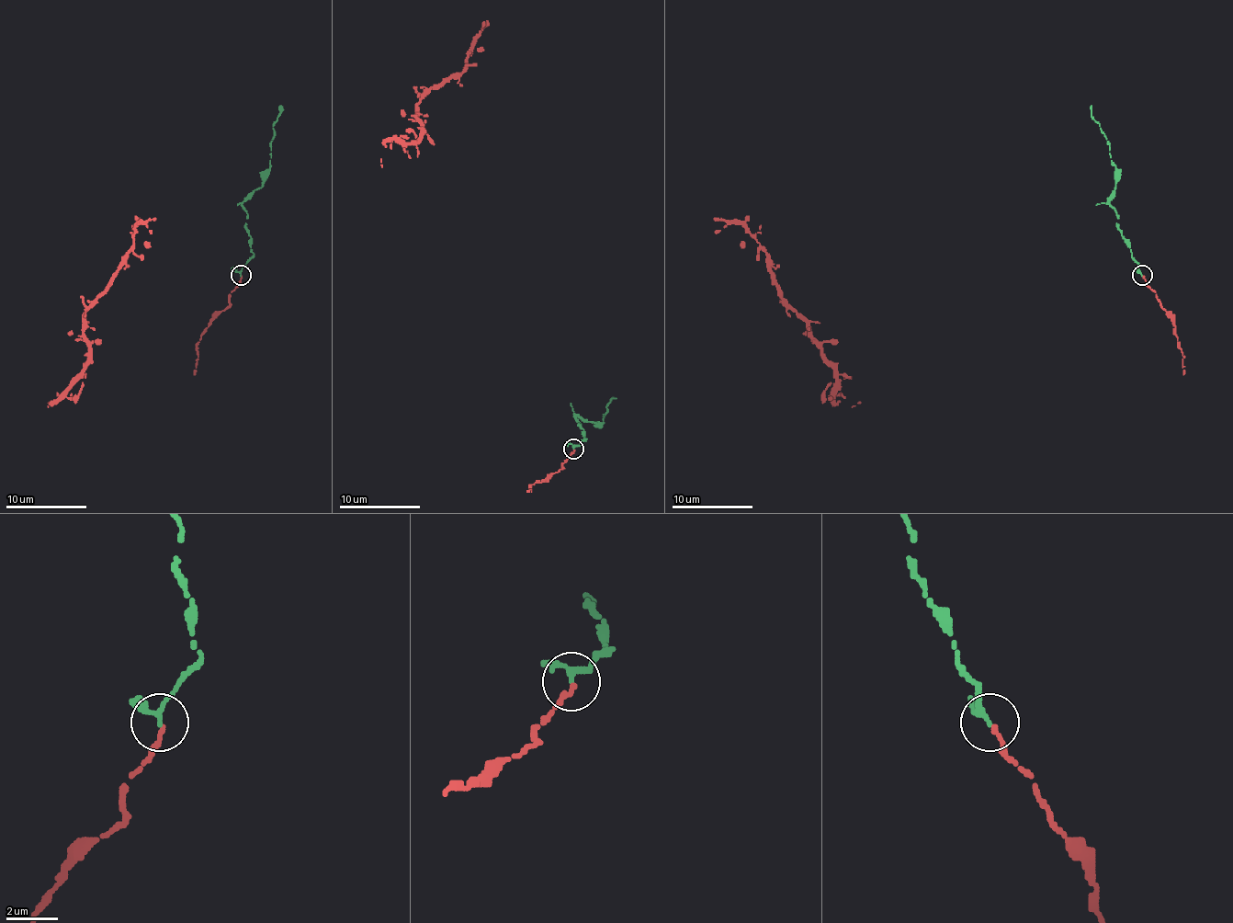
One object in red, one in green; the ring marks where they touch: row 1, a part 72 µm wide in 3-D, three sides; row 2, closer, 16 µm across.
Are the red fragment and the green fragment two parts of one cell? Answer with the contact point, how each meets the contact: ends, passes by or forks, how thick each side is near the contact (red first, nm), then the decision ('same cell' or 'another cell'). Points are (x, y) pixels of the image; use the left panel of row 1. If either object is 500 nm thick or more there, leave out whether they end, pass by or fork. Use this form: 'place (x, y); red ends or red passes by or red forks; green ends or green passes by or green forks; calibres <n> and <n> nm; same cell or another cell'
place (241, 275); red ends; green passes by; calibres 190 and 170 nm; same cell

